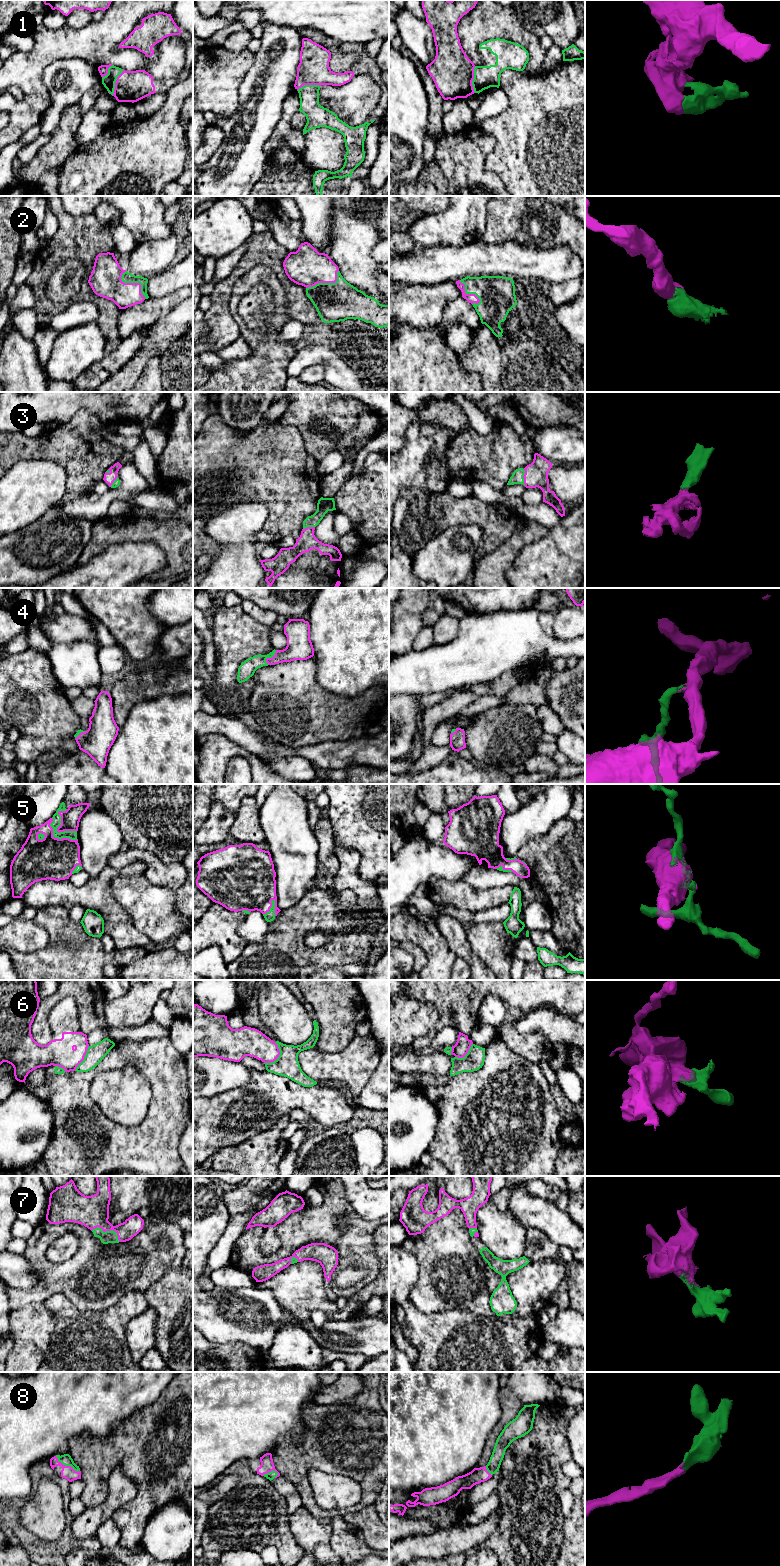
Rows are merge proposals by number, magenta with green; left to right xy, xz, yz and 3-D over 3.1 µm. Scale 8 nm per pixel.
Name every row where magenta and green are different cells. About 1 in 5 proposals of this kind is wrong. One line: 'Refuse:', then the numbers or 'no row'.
Refuse: 6

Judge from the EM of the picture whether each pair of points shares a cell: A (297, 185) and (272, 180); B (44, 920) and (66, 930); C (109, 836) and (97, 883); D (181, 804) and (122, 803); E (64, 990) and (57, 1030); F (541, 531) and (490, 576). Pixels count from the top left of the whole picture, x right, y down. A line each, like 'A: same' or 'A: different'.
A: same
B: same
C: different
D: same
E: different
F: same

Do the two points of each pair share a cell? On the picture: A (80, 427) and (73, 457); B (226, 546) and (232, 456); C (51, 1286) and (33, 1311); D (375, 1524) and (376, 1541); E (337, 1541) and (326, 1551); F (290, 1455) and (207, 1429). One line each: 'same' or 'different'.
A: same
B: different
C: different
D: same
E: different
F: different

